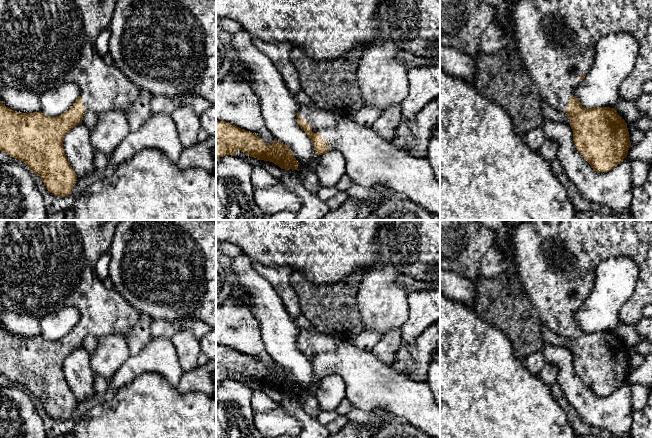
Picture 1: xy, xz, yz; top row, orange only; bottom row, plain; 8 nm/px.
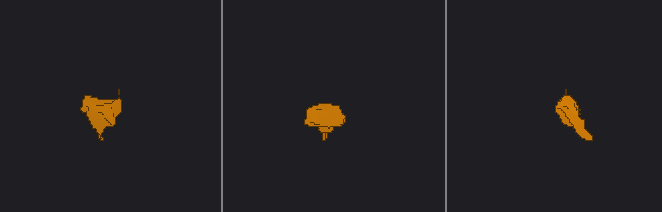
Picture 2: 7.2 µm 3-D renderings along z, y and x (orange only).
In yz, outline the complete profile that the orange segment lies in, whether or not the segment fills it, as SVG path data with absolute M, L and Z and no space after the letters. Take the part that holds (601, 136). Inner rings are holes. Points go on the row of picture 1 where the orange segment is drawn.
M519 0L512 7L512 20L514 44L520 51L522 62L526 71L536 84L542 99L544 99L557 111L564 112L569 116L570 127L573 131L573 141L579 153L596 172L607 172L616 167L623 161L624 158L627 157L628 150L631 146L627 123L617 113L615 108L600 107L588 109L582 107L579 100L574 96L574 88L585 78L586 74L589 72L591 66L593 65L595 49L599 40L610 33L629 33L637 39L639 43L639 53L632 72L621 83L620 97L625 100L635 102L641 96L641 94L643 93L643 84L646 81L652 80L652 0Z

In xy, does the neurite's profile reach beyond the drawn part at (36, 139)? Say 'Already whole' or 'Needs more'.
Needs more

